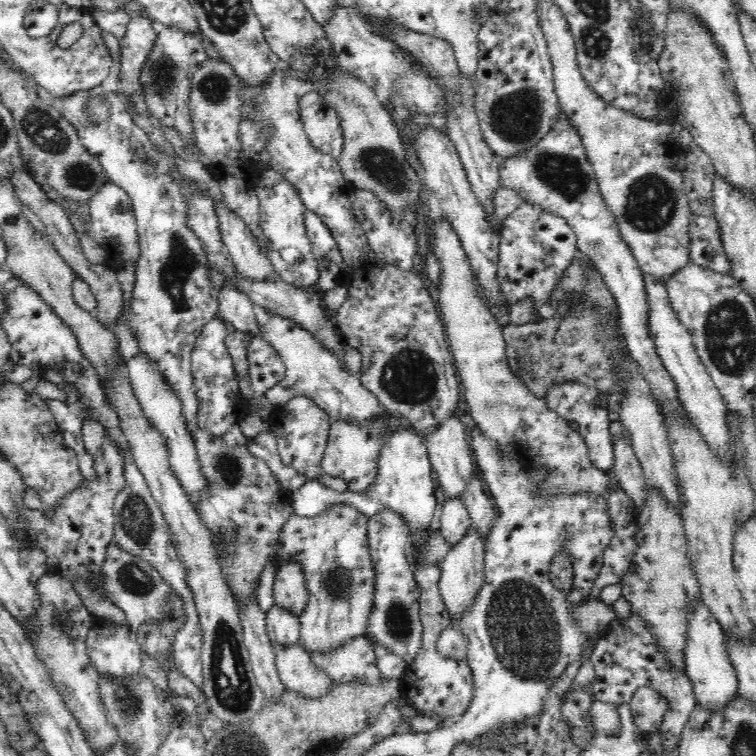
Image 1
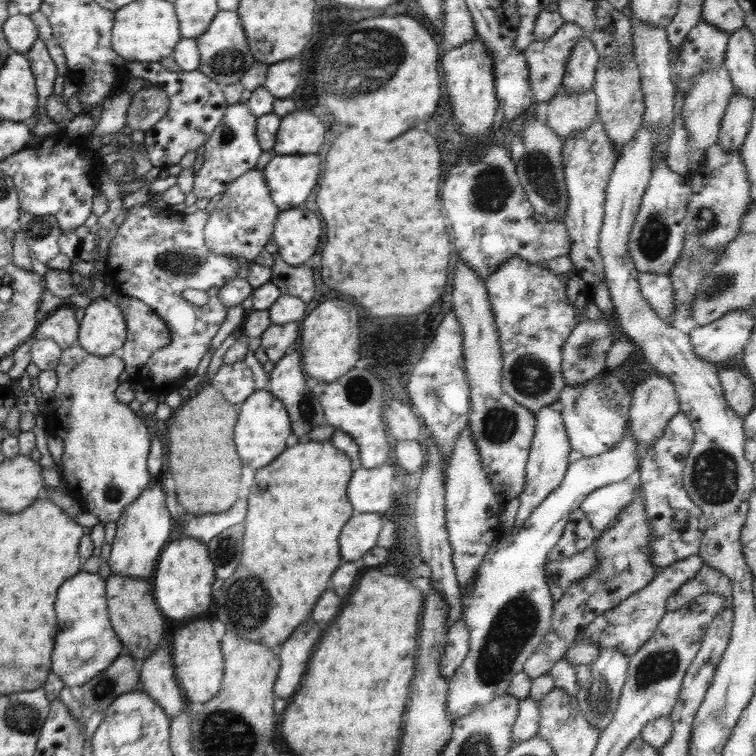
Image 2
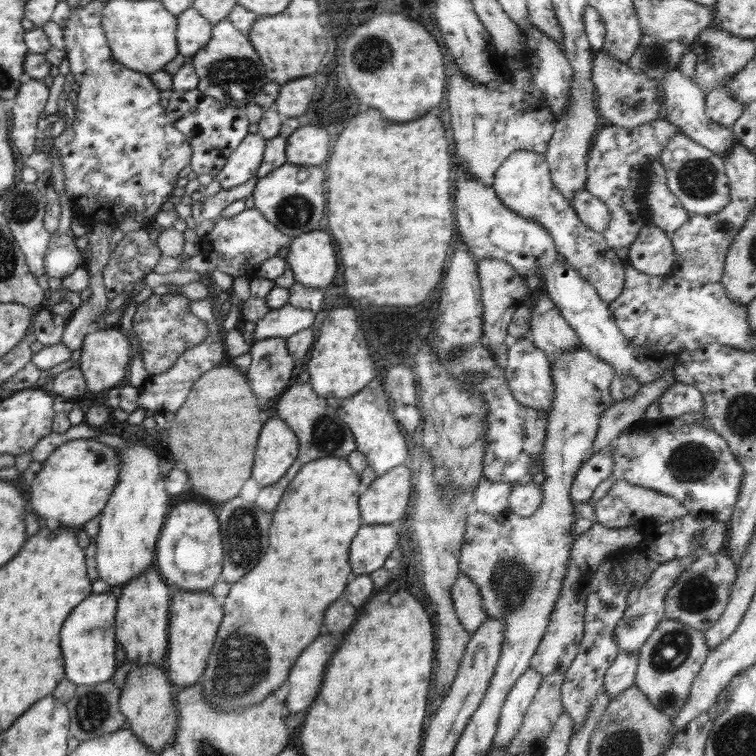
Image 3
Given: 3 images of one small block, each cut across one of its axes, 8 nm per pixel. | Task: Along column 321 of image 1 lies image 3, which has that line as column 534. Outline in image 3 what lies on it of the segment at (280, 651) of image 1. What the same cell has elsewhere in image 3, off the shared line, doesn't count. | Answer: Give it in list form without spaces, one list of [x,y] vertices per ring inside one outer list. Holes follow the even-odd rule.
[[[530,667],[509,690],[500,712],[492,747],[507,747],[521,728],[525,712],[538,692],[543,676]]]

